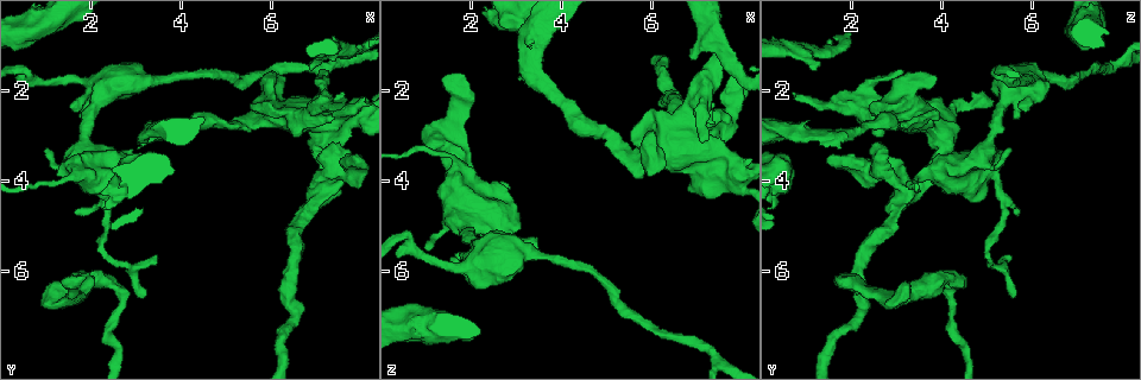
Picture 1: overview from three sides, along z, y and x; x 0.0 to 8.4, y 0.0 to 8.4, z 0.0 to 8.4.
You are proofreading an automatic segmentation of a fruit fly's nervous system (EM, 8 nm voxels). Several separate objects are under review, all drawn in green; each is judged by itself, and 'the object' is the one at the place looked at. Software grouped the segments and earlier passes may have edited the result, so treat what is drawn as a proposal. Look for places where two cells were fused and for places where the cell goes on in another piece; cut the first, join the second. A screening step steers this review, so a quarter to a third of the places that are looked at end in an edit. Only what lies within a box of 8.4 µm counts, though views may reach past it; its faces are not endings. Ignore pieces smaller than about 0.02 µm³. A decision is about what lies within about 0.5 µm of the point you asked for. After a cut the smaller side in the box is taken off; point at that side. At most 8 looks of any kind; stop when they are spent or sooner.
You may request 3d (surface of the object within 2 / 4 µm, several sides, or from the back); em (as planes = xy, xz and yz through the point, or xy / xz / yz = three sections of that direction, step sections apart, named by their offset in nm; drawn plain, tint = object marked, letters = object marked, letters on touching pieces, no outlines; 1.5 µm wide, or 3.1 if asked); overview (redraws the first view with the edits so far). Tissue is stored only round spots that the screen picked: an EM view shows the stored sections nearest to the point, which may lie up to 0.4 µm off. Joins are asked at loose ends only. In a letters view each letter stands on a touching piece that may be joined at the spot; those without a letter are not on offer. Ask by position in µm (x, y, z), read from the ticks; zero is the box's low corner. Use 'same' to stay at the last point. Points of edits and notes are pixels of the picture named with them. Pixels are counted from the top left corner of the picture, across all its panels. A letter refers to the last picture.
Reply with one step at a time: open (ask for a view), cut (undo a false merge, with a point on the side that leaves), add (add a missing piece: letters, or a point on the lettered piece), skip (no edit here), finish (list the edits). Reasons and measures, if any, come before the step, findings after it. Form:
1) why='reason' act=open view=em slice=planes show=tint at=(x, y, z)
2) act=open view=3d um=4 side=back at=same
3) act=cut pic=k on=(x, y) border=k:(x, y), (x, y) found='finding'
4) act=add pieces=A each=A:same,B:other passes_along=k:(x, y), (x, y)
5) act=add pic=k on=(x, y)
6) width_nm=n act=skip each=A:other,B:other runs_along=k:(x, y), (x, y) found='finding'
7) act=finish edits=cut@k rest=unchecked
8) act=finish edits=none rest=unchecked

why='stops while still wide' act=open view=em slice=xy step=8 show=letters at=(0.85, 6.75, 2.95)

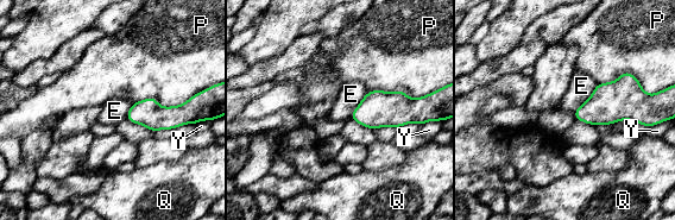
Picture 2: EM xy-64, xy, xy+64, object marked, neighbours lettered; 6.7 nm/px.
act=open view=em slice=planes show=letters at=same

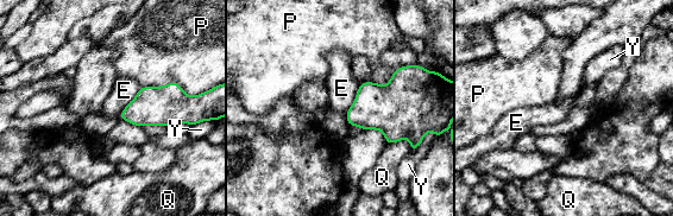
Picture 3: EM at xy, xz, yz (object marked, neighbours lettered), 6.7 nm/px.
act=skip each=E:other,P:other,Q:other,Y:other border=3:(142, 87), (118, 118) found='no lettered piece goes on from it'

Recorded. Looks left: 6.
why='thin end' act=open view=em slice=planes show=letters at=(1.70, 4.70, 5.65)

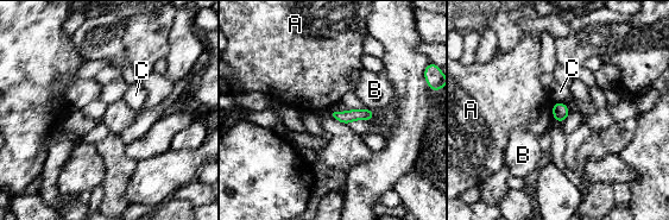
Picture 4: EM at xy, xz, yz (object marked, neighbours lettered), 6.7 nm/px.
act=skip each=A:other,B:other,C:other border=4:(551, 104), (554, 119) found='none of them fits'

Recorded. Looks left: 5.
why='an open end' act=open view=3d um=2 side=back at=(5.50, 2.50, 3.75)

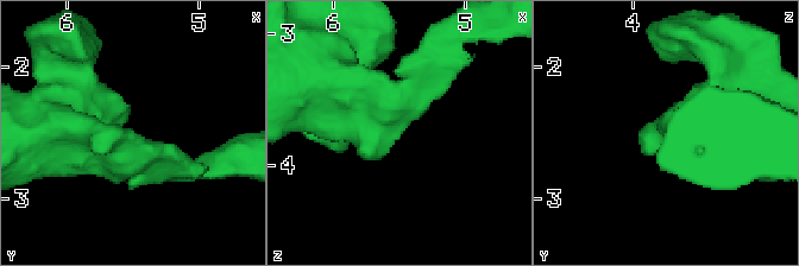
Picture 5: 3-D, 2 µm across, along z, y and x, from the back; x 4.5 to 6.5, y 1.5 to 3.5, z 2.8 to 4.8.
arm_widths_nm=160,600 act=open view=em slice=planes show=letters at=(5.54, 2.48, 3.78)

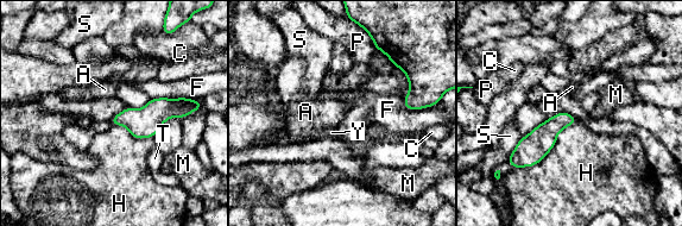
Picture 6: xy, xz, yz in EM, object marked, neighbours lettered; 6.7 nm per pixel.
act=skip each=A:other,C:other,F:other,H:other,M:other,P:other,S:other,T:other,Y:other border=6:(576, 121), (538, 162), (511, 168) found='none of them fits'

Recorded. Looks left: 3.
act=finish edits=none rest=unchecked

